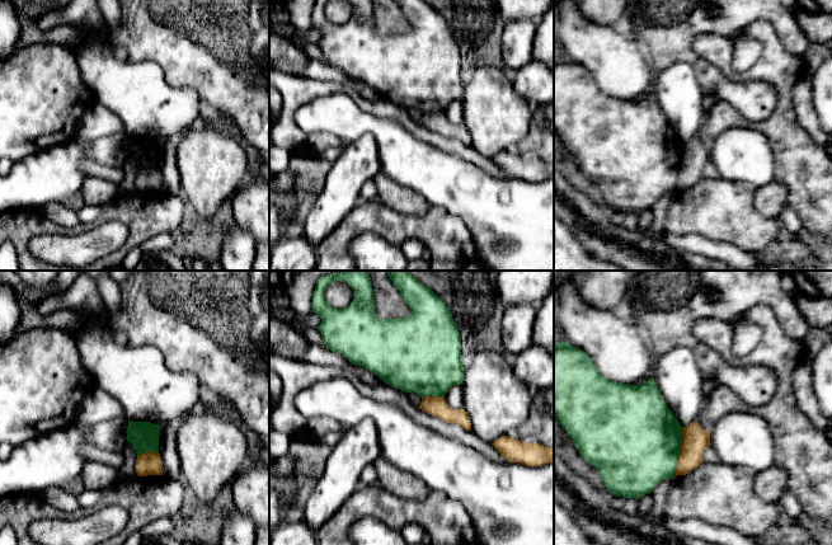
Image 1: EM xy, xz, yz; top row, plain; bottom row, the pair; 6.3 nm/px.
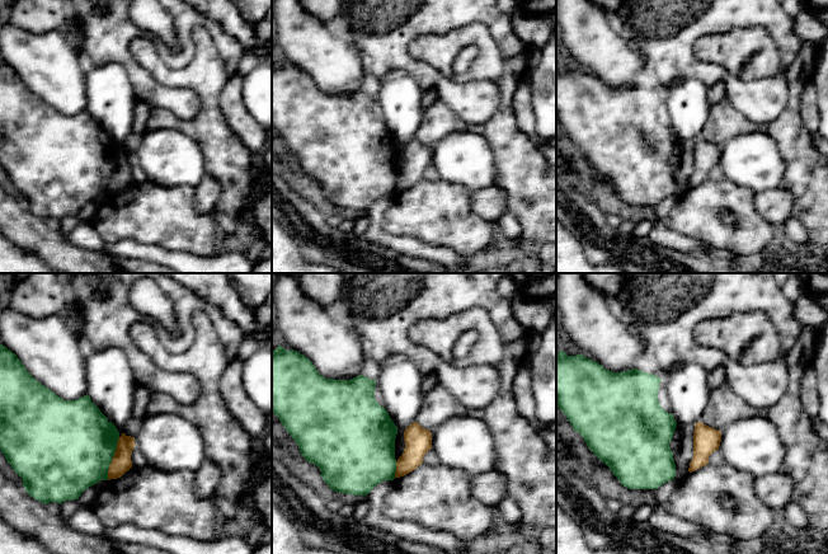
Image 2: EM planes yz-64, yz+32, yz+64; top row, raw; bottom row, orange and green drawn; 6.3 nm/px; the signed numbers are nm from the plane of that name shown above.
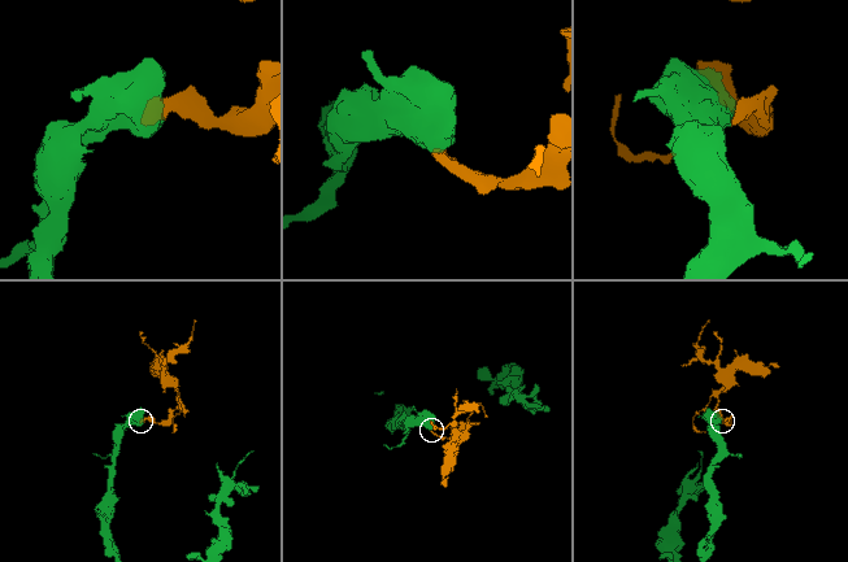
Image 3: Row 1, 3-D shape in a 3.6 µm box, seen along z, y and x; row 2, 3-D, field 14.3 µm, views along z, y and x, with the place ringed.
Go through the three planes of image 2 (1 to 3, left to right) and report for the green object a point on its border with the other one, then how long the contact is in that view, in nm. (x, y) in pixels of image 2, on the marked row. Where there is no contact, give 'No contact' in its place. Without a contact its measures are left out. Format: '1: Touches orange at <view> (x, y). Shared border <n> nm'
1: Touches orange at yz-64 (112, 459). Shared border 280 nm
2: Touches orange at yz+32 (396, 469). Shared border 110 nm
3: No contact

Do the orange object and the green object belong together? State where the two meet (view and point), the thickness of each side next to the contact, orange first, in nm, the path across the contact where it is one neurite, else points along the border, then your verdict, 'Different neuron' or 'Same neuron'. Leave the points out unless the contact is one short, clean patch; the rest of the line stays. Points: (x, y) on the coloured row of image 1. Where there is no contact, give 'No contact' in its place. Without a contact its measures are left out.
Touches orange at yz (681, 451). Thickness 160 nm (orange) against 480 nm. Boundary: yz (684, 427), (684, 440), (675, 475). Different neuron

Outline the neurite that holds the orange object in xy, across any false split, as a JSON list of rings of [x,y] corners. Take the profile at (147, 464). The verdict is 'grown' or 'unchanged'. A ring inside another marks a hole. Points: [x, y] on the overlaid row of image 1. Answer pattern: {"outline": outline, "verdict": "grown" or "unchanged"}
{"outline": [[[152,448],[150,452],[141,454],[137,456],[136,473],[138,476],[147,476],[147,475],[163,475],[163,460],[159,452],[154,452]]], "verdict": "unchanged"}

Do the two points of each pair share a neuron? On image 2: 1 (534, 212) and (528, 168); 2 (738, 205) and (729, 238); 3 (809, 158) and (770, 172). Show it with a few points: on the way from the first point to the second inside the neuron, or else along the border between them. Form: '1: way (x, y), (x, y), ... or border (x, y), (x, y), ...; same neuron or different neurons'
1: way (535, 201), (535, 188), (528, 179); same neuron
2: way (742, 214), (742, 228), (738, 231); same neuron
3: border (774, 139), (784, 162), (782, 186); different neurons

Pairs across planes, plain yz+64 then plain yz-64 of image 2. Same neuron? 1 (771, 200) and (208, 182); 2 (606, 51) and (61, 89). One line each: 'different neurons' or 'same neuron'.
1: same neuron
2: same neuron

